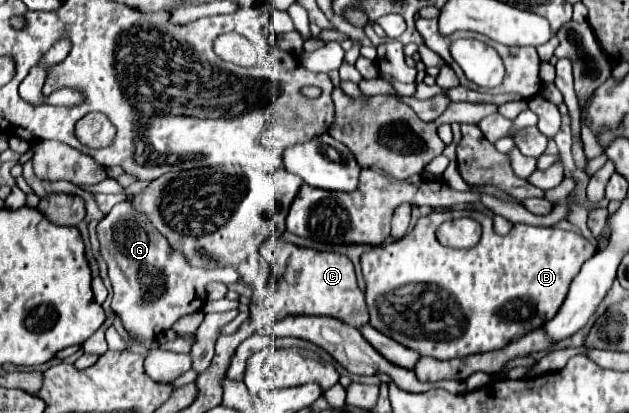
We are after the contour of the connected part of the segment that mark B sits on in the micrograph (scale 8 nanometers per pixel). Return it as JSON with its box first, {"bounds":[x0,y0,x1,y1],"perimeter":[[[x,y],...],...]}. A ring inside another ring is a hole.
{"bounds":[361,210,595,360],"perimeter":[[[479,210],[433,212],[425,218],[419,218],[415,228],[399,242],[375,246],[361,256],[361,268],[367,282],[365,298],[371,316],[369,324],[399,344],[417,350],[421,356],[433,356],[437,360],[491,352],[549,322],[559,312],[573,276],[593,254],[595,246],[589,240],[585,240],[581,234],[561,228],[543,228],[515,222],[507,236],[499,236],[493,232],[491,216]],[[459,216],[471,216],[483,226],[483,236],[477,246],[455,250],[439,244],[435,236],[437,226],[443,220]]]}

